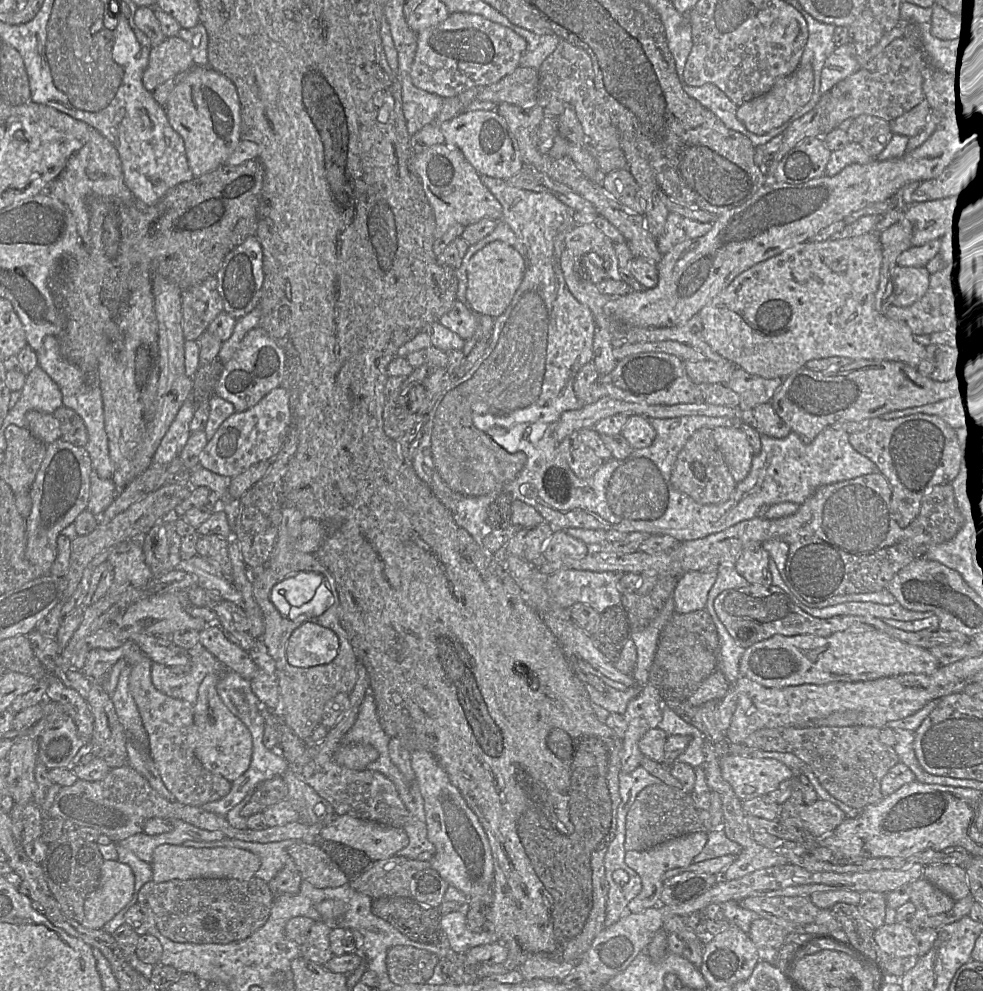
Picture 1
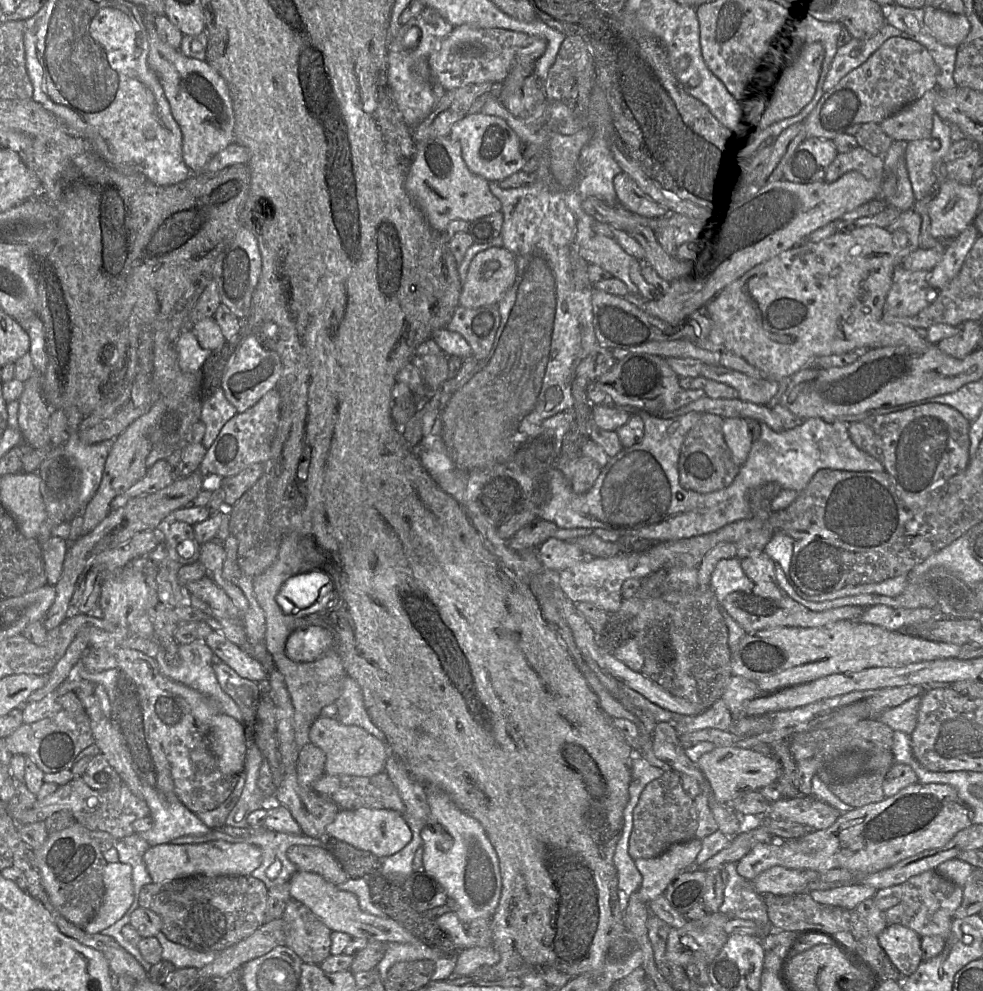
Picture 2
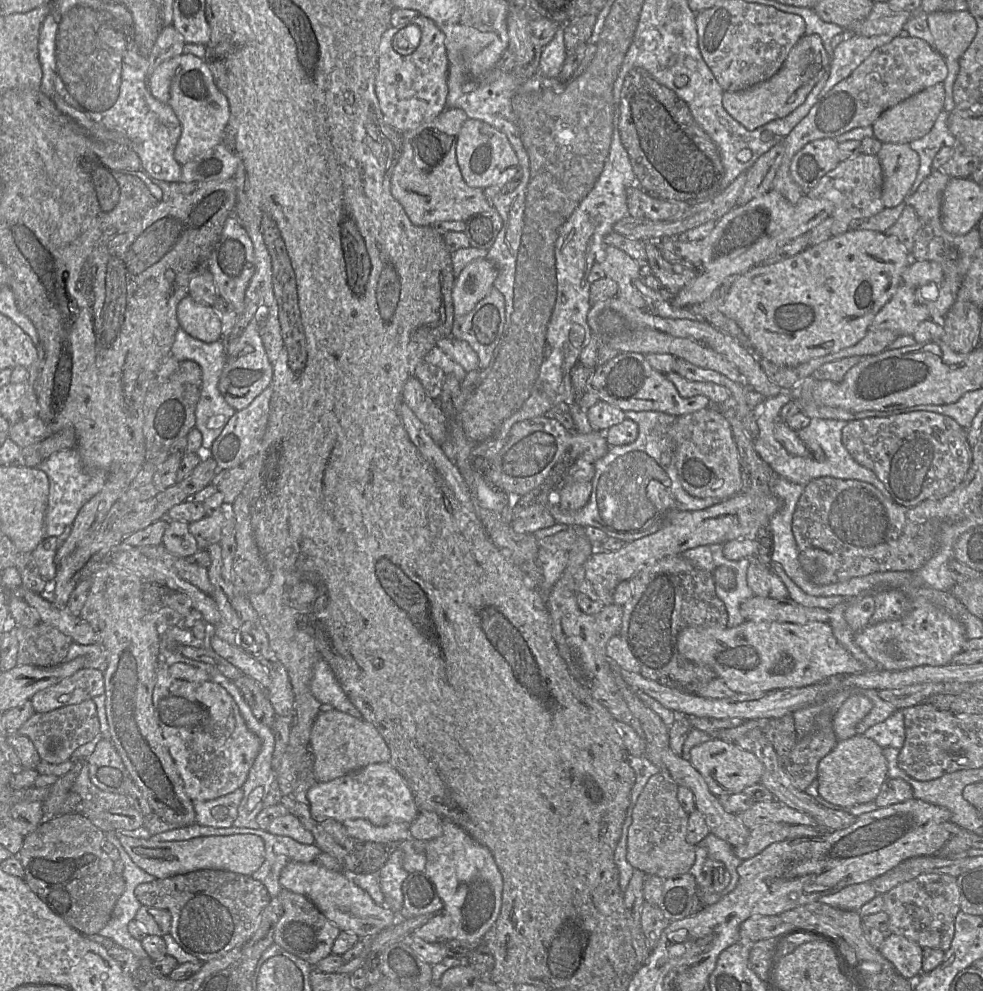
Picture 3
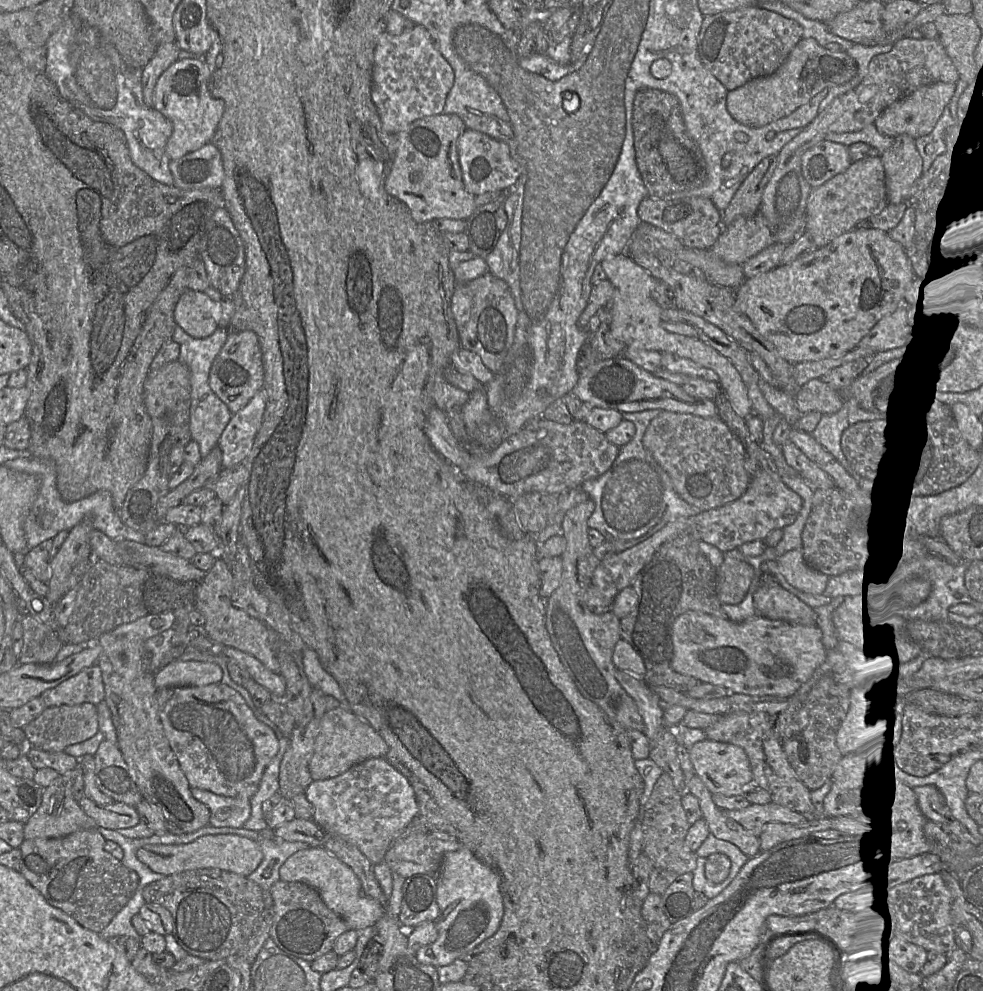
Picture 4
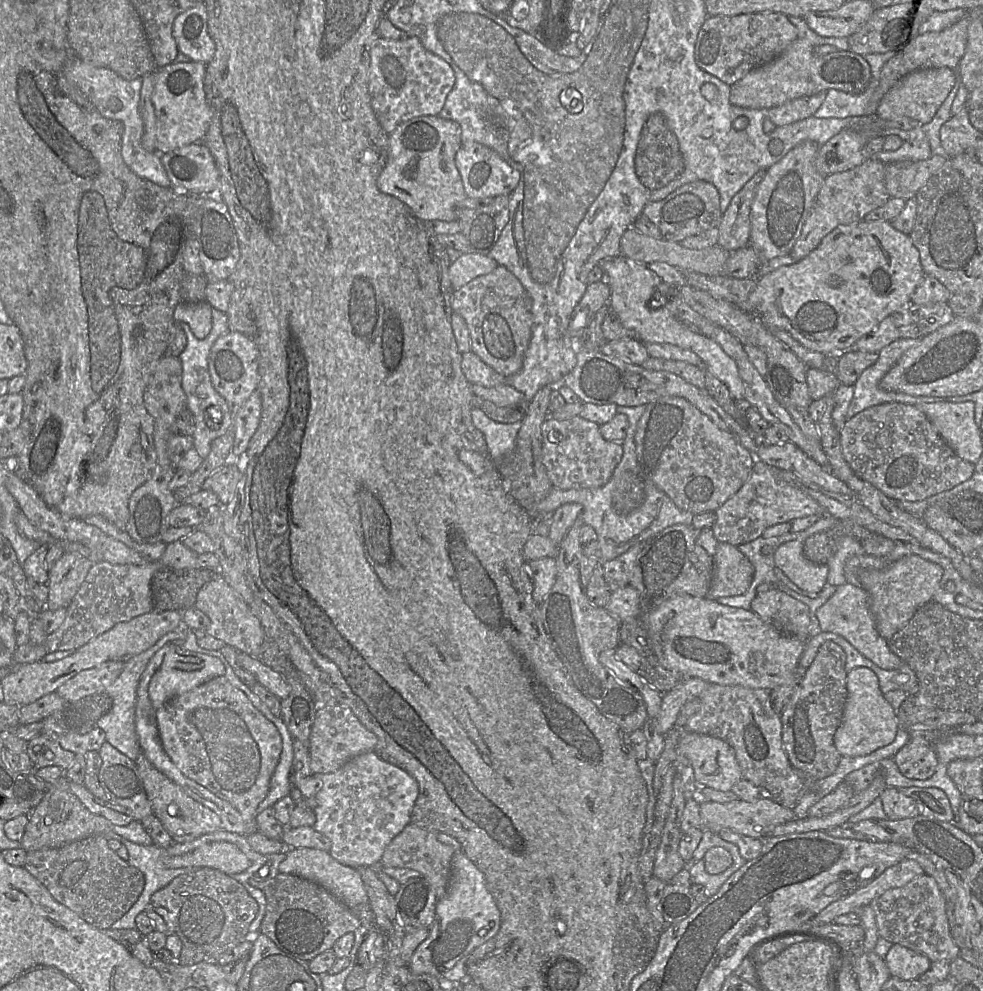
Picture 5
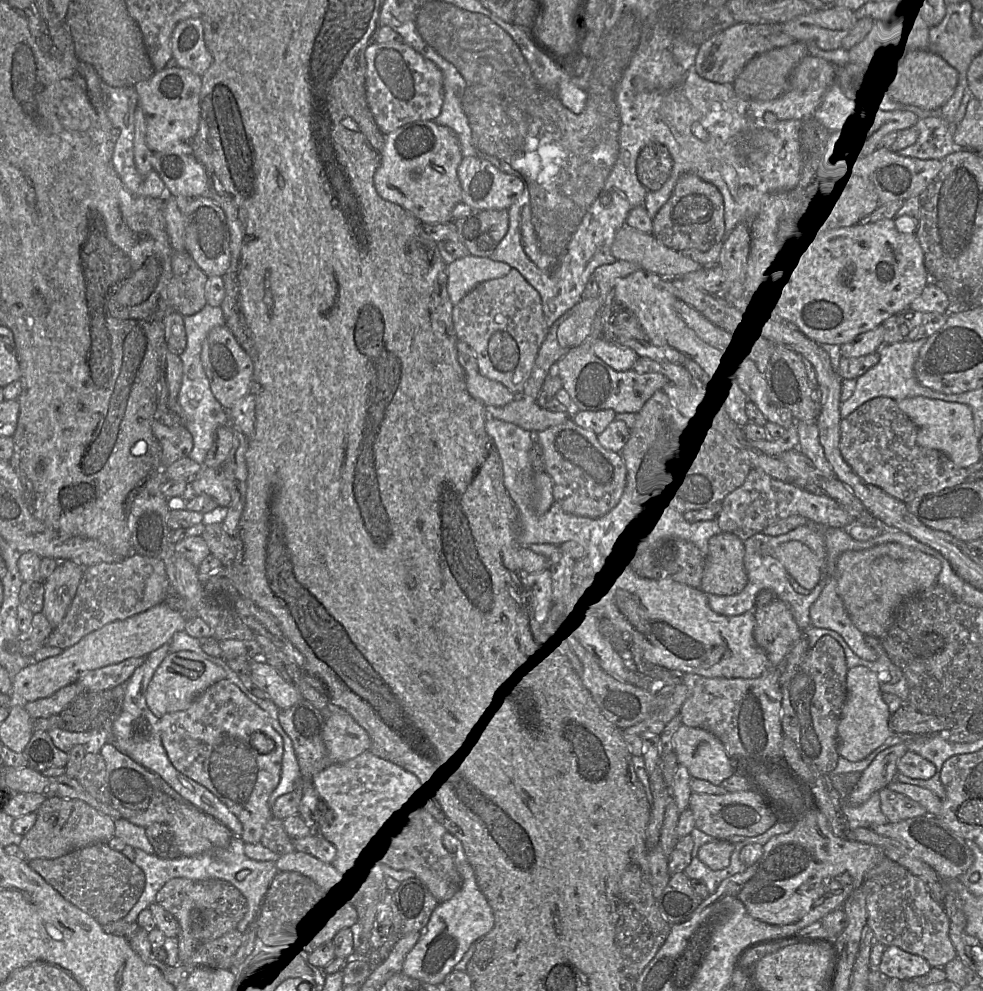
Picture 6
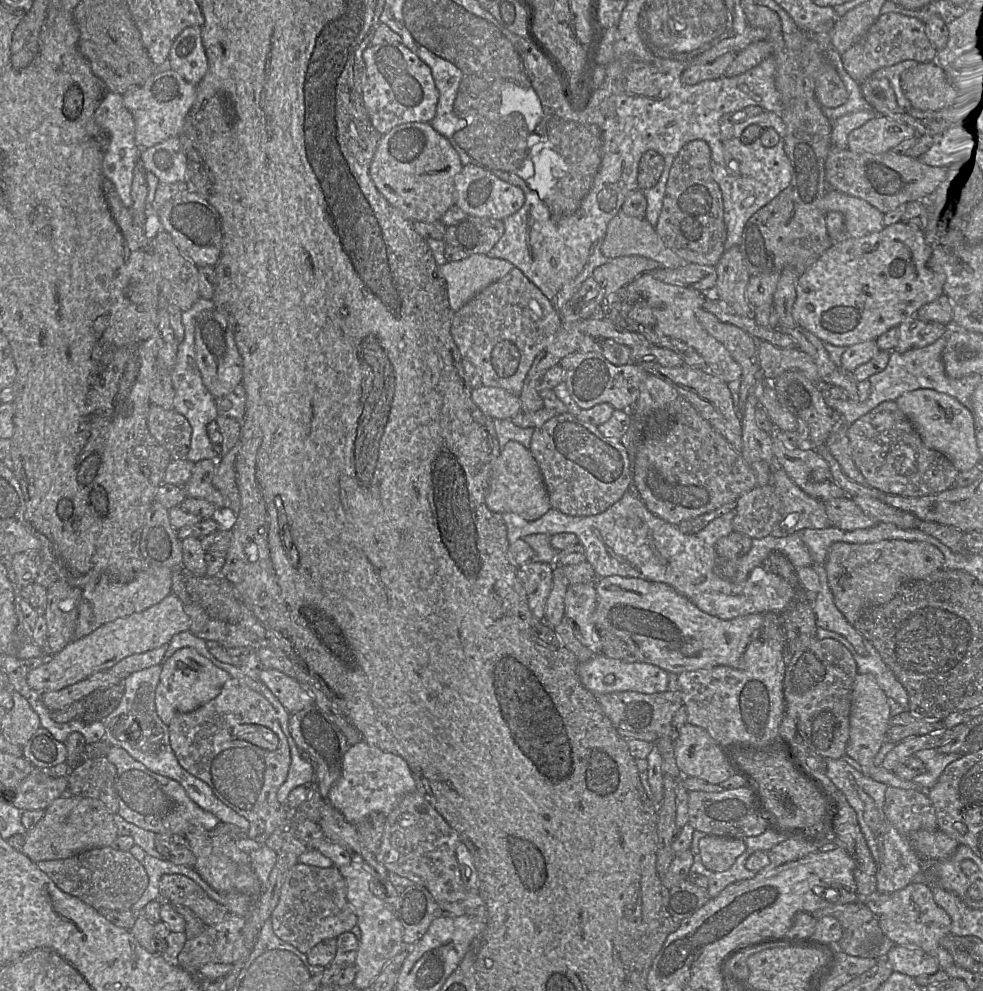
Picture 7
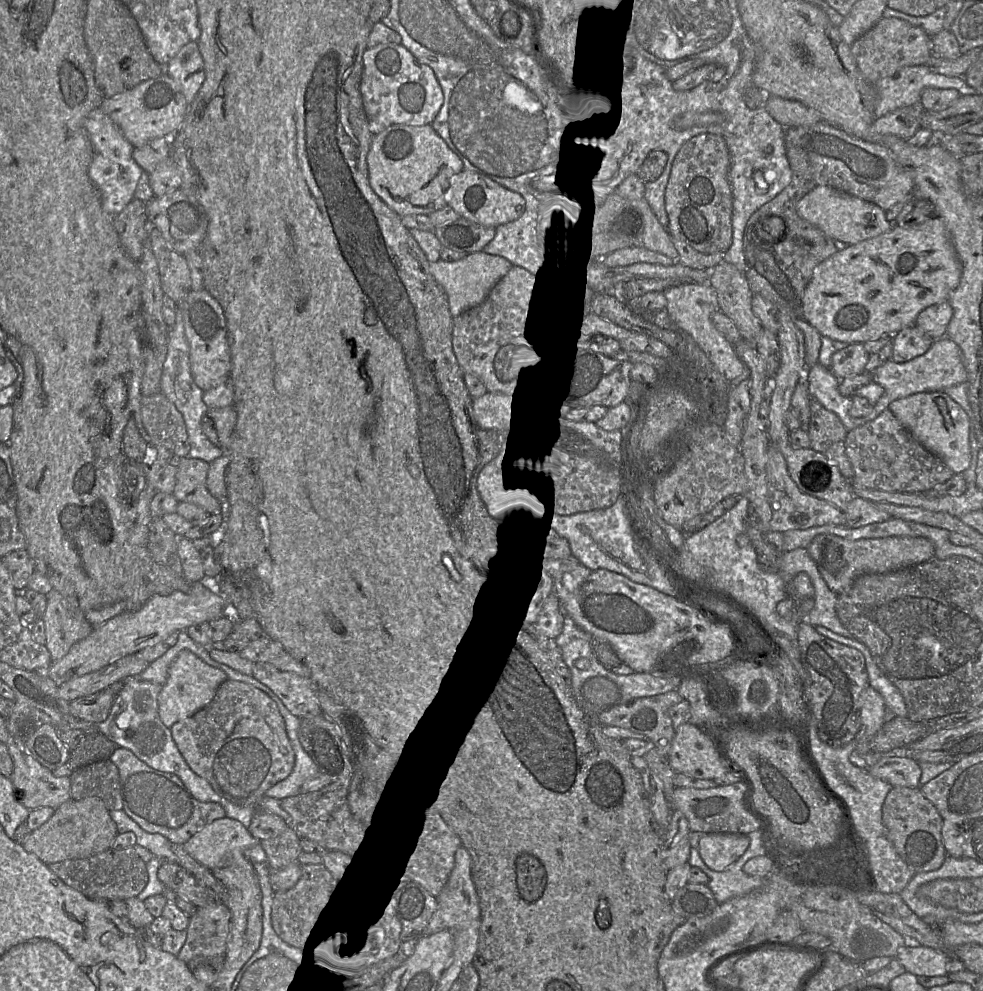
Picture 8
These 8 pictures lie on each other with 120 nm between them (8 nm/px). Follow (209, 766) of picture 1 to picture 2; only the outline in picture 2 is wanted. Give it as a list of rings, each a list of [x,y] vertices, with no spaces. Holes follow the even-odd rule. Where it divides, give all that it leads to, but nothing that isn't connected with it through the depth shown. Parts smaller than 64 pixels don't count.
[[[217,713],[211,720],[210,747],[219,769],[228,775],[239,775],[246,761],[246,731],[232,716]]]

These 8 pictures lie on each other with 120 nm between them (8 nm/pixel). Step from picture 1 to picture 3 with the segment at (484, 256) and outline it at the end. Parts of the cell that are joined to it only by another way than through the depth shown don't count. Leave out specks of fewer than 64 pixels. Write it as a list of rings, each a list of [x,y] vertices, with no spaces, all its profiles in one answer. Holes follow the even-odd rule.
[[[486,258],[469,263],[456,278],[452,290],[455,315],[463,316],[472,311],[494,287],[497,276],[496,265]]]

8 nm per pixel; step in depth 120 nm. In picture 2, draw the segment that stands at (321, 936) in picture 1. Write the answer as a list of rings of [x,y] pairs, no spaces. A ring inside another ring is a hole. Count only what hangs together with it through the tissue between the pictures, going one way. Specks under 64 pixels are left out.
[[[291,899],[287,904],[283,918],[286,944],[304,963],[320,965],[331,955],[332,930],[307,906]]]

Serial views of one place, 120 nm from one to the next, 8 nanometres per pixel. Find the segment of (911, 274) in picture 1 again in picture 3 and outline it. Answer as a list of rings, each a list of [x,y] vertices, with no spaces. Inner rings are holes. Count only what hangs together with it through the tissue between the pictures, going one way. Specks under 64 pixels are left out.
[[[901,283],[892,298],[876,314],[870,328],[890,330],[897,336],[912,335],[921,322],[929,319],[929,309],[917,302],[916,290]]]

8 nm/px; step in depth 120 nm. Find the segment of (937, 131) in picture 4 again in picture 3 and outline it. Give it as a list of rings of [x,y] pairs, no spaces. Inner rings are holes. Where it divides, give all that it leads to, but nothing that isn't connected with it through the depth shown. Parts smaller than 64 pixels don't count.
[[[943,109],[931,130],[923,137],[909,143],[910,147],[918,153],[920,165],[908,196],[912,195],[921,182],[932,172],[932,160],[938,151],[943,147],[954,147],[958,144],[956,138],[948,128],[949,113]]]

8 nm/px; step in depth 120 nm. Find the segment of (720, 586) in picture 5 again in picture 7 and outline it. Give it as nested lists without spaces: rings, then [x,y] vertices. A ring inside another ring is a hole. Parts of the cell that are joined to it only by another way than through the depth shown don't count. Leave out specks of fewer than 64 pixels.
[[[735,531],[720,538],[715,544],[714,573],[722,579],[733,580],[740,559],[749,552],[751,544],[751,537]]]

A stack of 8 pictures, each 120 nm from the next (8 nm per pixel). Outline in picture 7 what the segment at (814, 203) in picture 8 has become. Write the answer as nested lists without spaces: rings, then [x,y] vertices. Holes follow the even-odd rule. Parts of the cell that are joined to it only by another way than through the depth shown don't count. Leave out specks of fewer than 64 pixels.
[[[829,188],[823,195],[819,209],[824,213],[840,212],[844,218],[847,237],[861,237],[882,230],[883,213],[868,202]]]

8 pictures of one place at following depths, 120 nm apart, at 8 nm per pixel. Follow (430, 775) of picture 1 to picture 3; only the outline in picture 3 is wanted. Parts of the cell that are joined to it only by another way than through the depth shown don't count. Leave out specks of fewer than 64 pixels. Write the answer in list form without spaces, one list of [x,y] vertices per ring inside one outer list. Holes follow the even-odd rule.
[[[442,819],[442,829],[443,833],[440,837],[429,840],[426,842],[425,846],[425,856],[426,856],[426,867],[425,873],[432,879],[440,898],[444,903],[444,910],[442,913],[446,913],[451,917],[452,920],[452,940],[458,943],[480,943],[483,936],[491,928],[491,926],[497,920],[499,913],[501,911],[502,905],[502,891],[503,891],[503,879],[502,875],[498,869],[495,859],[488,848],[474,841],[461,827],[456,825],[450,820]]]

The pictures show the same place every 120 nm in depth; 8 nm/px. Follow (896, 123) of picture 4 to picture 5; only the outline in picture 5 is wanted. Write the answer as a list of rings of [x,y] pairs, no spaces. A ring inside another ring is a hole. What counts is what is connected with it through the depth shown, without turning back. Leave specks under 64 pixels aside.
[[[950,68],[924,69],[911,72],[901,78],[884,95],[875,116],[883,121],[909,117],[918,121],[920,125],[928,124],[956,84],[956,74]]]

